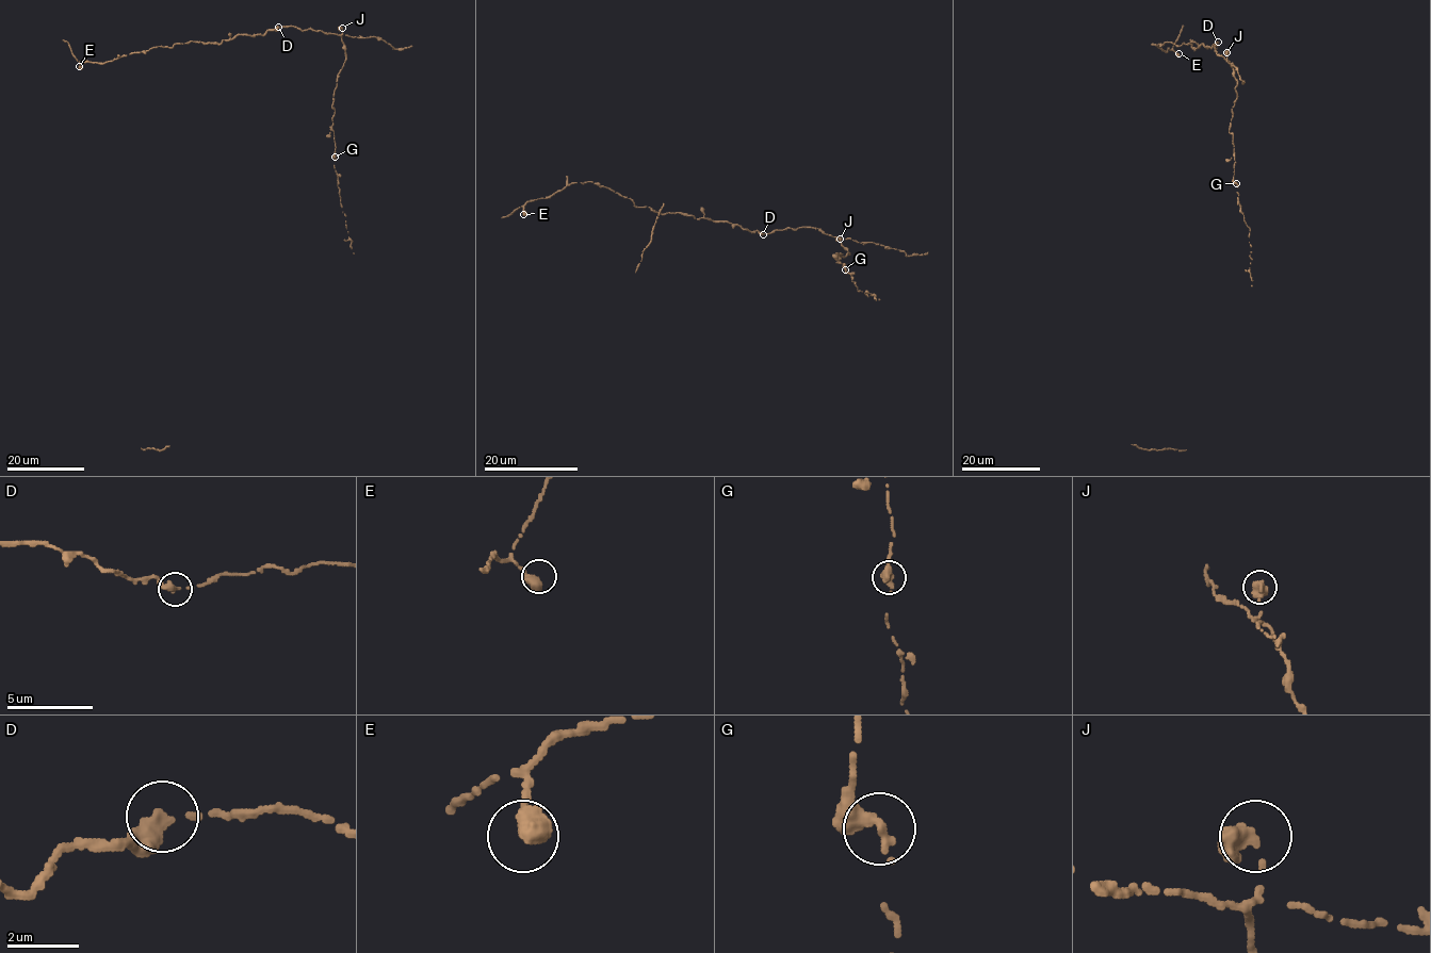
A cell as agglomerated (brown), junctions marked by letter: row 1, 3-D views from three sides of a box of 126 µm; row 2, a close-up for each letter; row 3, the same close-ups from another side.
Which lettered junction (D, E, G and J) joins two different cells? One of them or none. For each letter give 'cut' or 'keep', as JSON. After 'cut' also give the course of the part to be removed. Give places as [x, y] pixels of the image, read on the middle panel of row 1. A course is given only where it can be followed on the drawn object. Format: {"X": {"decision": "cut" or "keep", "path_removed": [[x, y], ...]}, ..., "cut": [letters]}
{"D": {"decision": "keep"}, "E": {"decision": "keep"}, "G": {"decision": "keep"}, "J": {"decision": "keep"}, "cut": []}

